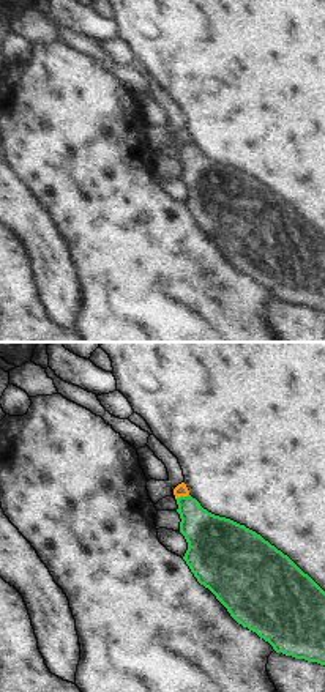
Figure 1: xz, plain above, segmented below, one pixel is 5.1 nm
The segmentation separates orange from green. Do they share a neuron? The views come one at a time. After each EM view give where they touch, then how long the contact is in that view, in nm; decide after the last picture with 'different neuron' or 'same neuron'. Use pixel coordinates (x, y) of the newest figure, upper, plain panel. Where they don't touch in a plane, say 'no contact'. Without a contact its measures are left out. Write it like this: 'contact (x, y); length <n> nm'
contact (182, 142); length 80 nm

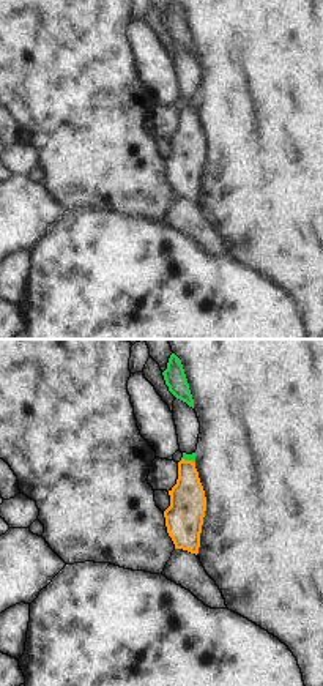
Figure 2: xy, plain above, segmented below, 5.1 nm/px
contact (188, 108); length 80 nm

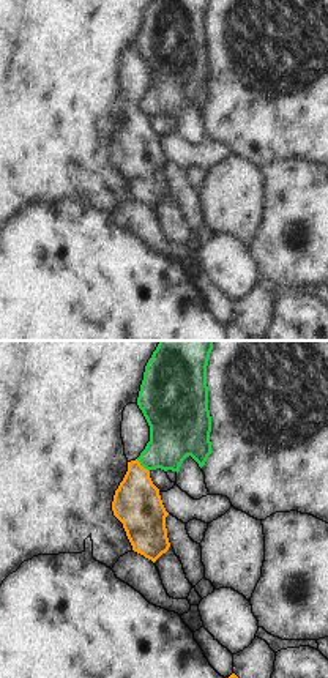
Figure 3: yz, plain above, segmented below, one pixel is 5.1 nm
contact (141, 112); length 100 nm

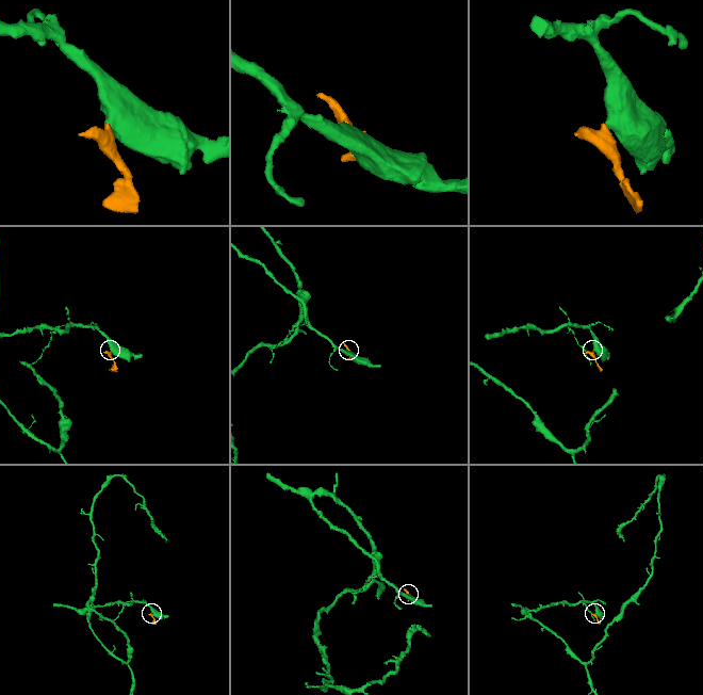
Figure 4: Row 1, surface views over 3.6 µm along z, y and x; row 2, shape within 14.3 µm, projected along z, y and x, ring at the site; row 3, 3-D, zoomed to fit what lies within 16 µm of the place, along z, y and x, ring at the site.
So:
different neuron

